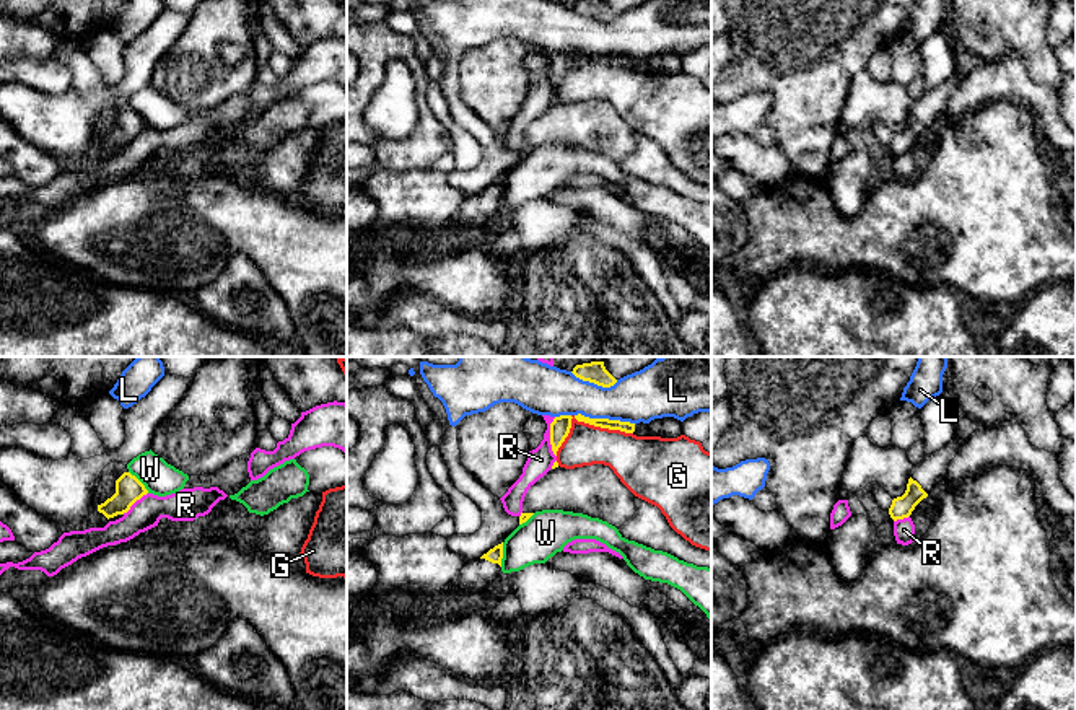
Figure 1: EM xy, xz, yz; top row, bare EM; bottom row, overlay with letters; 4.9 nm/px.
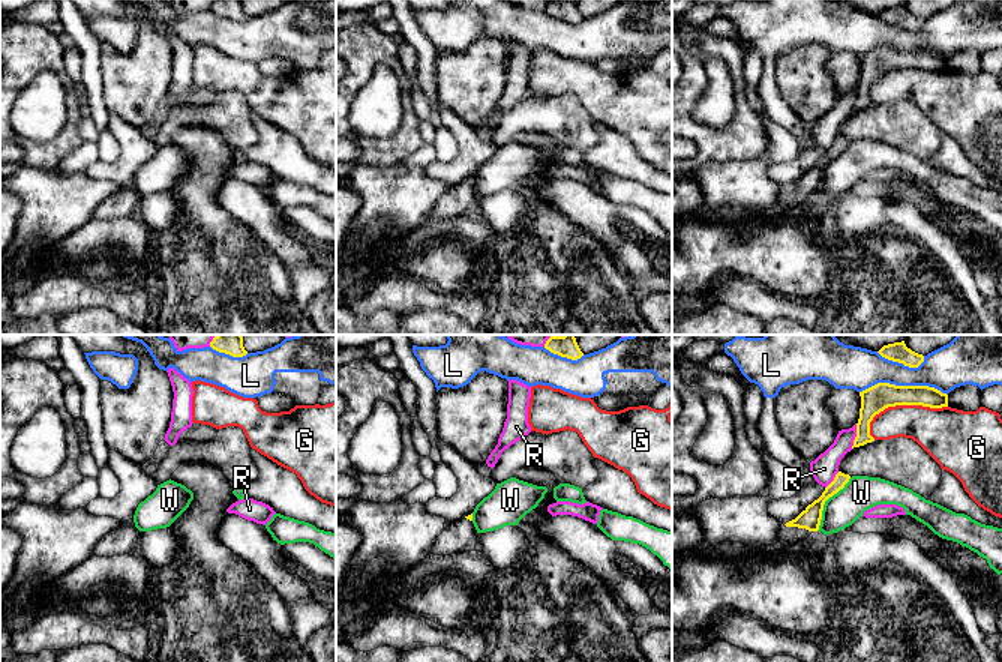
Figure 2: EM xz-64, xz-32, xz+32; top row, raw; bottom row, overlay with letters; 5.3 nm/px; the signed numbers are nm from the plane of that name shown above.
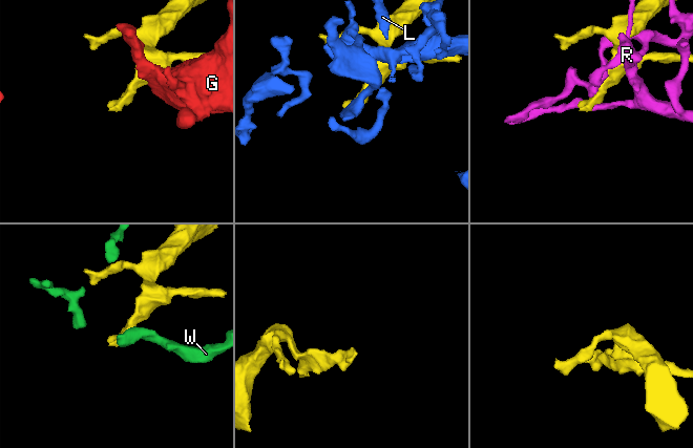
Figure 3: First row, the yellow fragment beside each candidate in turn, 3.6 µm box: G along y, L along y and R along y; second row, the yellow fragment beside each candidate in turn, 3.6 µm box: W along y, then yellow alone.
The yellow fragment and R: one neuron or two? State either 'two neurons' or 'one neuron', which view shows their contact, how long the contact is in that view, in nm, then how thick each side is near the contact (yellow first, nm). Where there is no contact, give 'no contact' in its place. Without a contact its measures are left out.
two neurons; contact in xz; length 200 nm; calibres 100 and 130 nm

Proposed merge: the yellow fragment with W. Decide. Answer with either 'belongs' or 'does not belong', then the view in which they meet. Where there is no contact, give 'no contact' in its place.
does not belong; meets yellow in xz

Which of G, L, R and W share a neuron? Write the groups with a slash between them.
G / L / R / W

